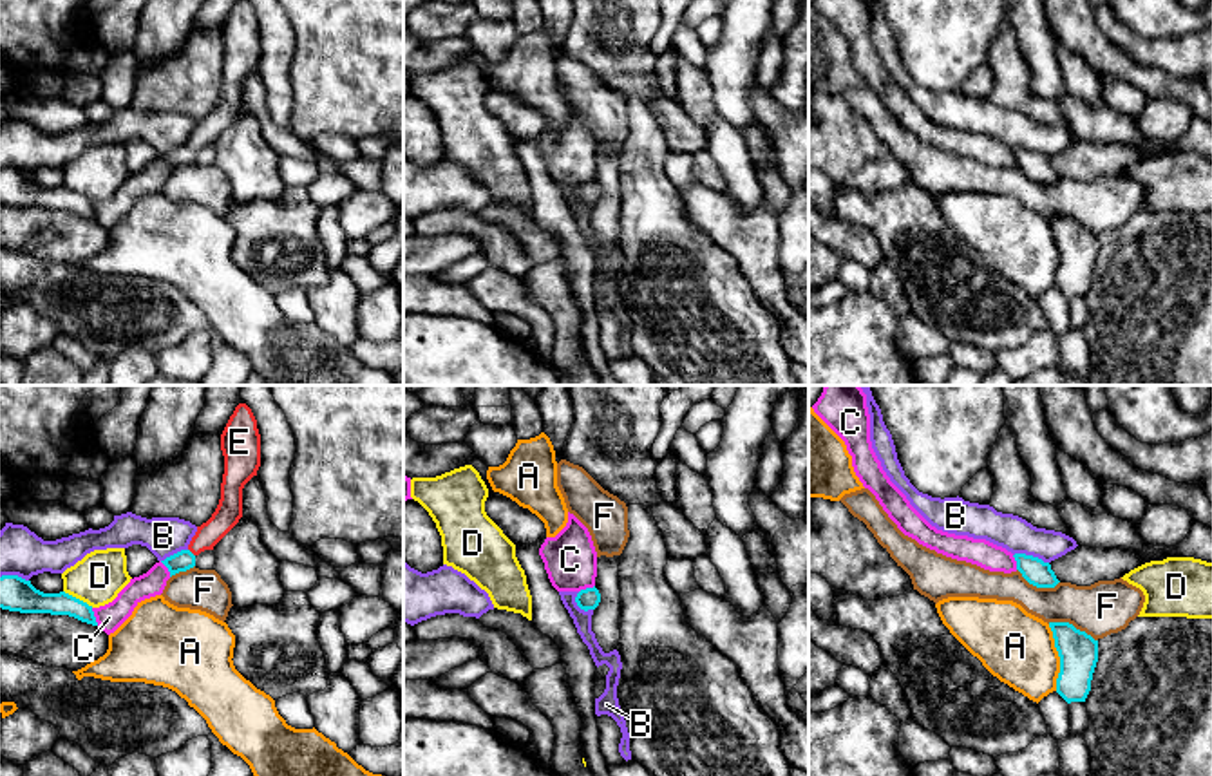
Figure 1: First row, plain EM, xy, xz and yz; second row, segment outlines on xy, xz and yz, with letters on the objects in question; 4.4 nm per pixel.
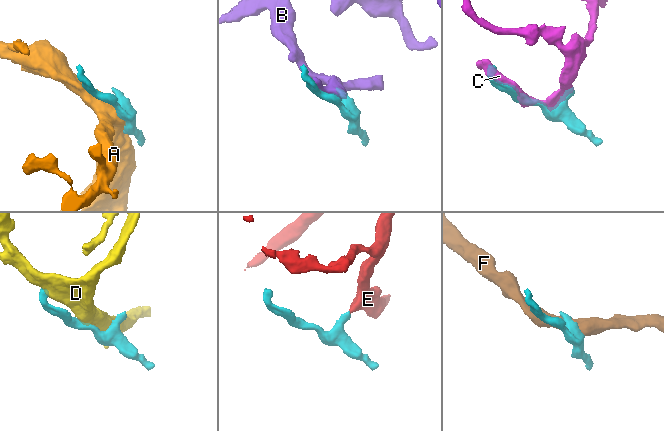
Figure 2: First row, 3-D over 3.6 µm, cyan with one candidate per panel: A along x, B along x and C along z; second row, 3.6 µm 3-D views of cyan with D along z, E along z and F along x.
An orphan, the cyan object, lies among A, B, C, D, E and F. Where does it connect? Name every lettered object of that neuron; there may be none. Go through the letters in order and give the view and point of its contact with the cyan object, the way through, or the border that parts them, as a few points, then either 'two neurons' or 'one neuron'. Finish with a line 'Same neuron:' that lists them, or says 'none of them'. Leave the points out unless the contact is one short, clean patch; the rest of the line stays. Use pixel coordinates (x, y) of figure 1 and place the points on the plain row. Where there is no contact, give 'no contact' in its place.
A: contact yz (1059, 250); two neurons
B: contact yz (1032, 151); two neurons
C: contact xy (94, 212); two neurons
D: contact xy (78, 194); two neurons
E: contact xy (190, 147); way xy (181, 156), (190, 147), (228, 105); one neuron
F: contact yz (1071, 219); two neurons
Same neuron: E

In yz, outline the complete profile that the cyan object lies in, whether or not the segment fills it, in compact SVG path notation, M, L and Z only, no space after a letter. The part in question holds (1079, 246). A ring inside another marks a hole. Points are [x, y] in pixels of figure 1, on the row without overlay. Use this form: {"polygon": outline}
{"polygon": "M1049 217L1060 251L1056 288L1067 297L1085 297L1098 257L1098 235L1069 217Z"}

